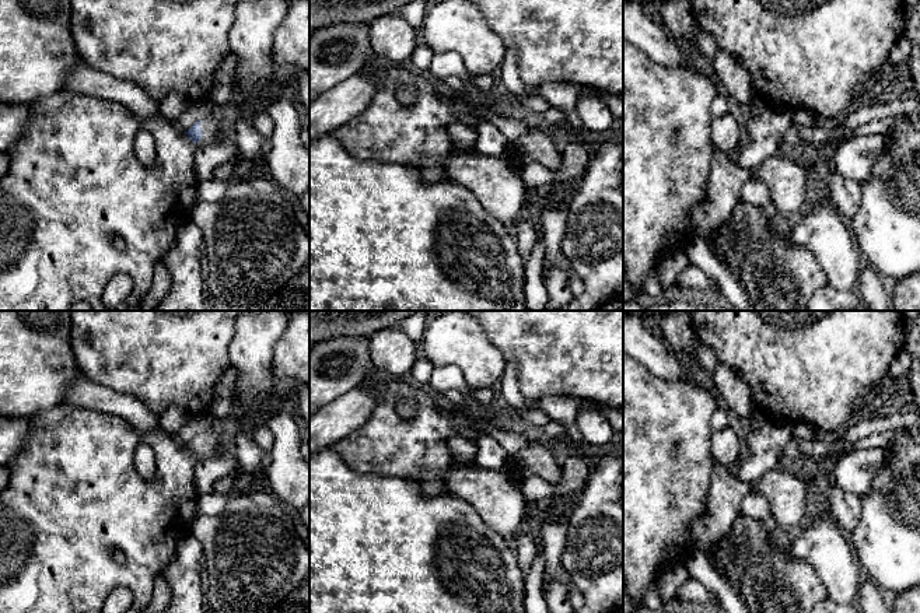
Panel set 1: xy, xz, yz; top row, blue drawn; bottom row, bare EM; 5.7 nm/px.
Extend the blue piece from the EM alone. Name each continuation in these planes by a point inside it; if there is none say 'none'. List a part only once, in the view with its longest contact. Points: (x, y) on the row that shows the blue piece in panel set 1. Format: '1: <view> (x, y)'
1: xy (216, 149)

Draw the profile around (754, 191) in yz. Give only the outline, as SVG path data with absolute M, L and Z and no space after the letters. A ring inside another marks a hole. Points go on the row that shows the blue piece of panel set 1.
M756 176L749 178L741 189L741 200L763 207L770 200L769 188Z

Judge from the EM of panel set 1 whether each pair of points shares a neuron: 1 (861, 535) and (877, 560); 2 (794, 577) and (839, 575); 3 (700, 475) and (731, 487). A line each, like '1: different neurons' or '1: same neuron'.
1: same neuron
2: different neurons
3: different neurons

